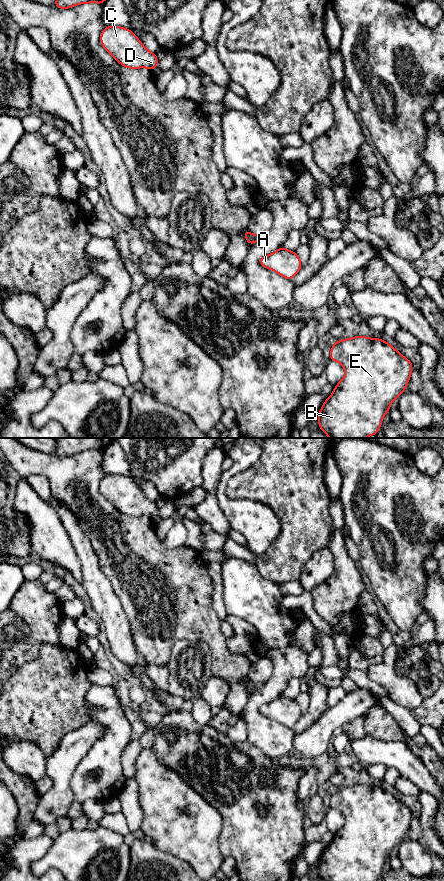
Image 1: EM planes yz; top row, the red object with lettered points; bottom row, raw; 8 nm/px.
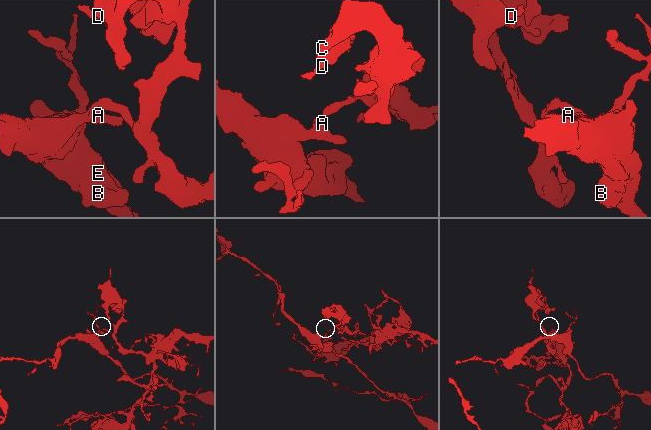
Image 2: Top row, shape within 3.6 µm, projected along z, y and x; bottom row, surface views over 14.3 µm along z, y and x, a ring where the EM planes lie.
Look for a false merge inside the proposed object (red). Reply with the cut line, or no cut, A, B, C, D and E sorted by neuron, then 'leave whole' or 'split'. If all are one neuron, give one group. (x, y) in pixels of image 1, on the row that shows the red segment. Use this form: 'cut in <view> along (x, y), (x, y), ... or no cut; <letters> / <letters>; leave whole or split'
cut in yz along (253, 235), (250, 243); A B E / C D; split

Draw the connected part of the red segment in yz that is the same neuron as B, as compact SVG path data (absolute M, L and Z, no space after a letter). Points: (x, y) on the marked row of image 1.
M362 335L334 342L328 360L340 363L345 375L319 411L317 420L320 430L329 438L376 435L392 402L406 390L413 369L412 362L383 339Z

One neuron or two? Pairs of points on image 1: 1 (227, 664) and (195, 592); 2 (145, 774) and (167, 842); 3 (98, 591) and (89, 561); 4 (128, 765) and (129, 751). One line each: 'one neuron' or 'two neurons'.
1: one neuron
2: one neuron
3: one neuron
4: one neuron

